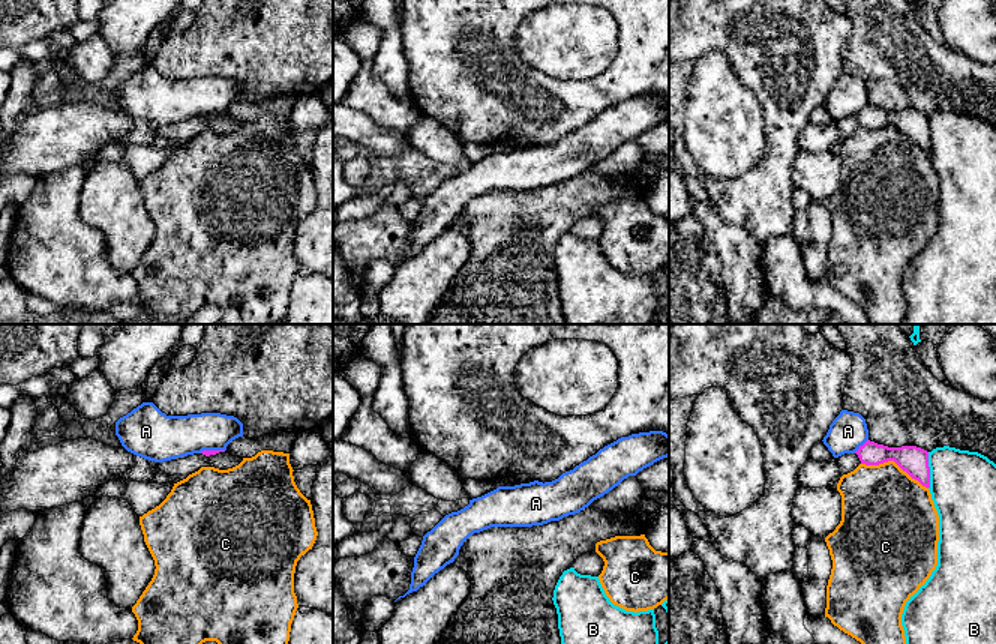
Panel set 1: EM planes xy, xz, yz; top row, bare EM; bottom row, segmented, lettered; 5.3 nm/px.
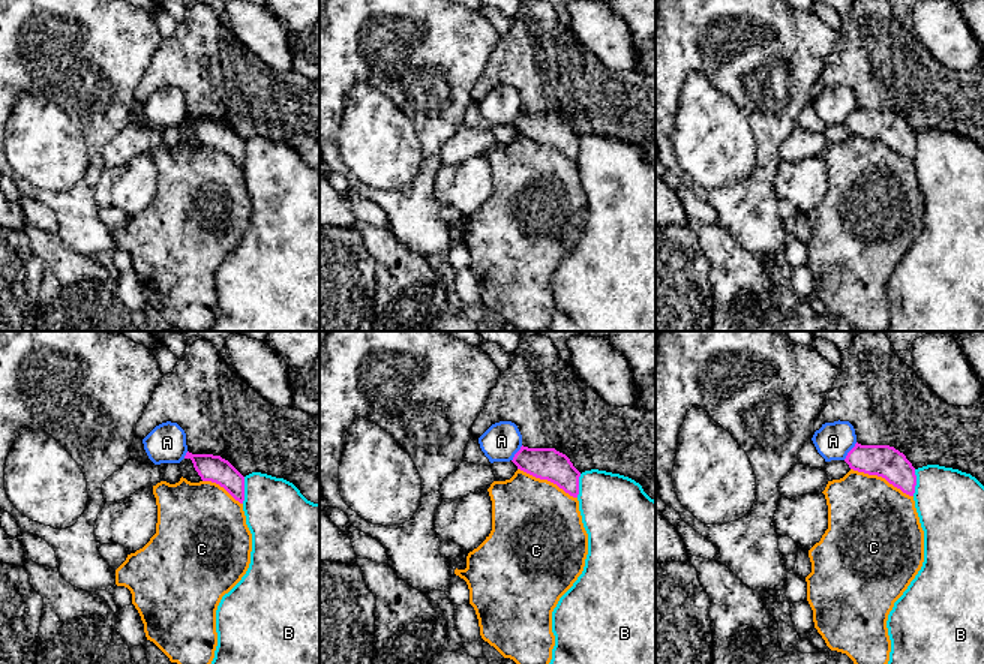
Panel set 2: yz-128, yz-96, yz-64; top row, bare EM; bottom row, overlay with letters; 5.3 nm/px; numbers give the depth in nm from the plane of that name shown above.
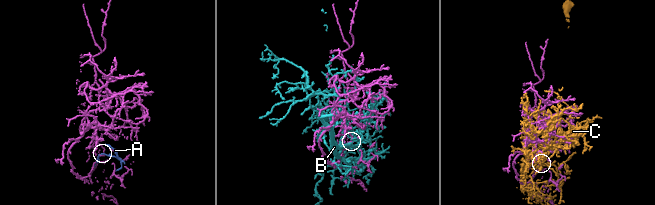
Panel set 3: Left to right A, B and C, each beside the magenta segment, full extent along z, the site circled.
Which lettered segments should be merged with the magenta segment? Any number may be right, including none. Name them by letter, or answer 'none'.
none

